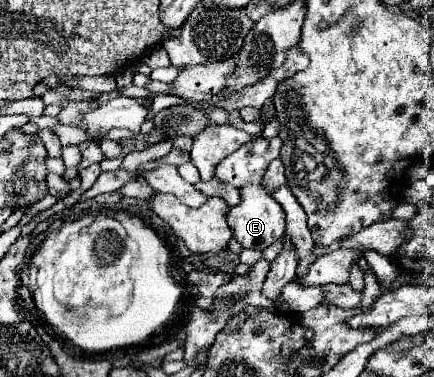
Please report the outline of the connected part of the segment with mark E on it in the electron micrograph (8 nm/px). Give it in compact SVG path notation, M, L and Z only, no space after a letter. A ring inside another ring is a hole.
M250 184L242 186L240 188L240 204L228 210L226 220L234 232L234 238L244 248L264 250L272 242L276 242L278 238L284 236L284 210L262 186L250 186Z

